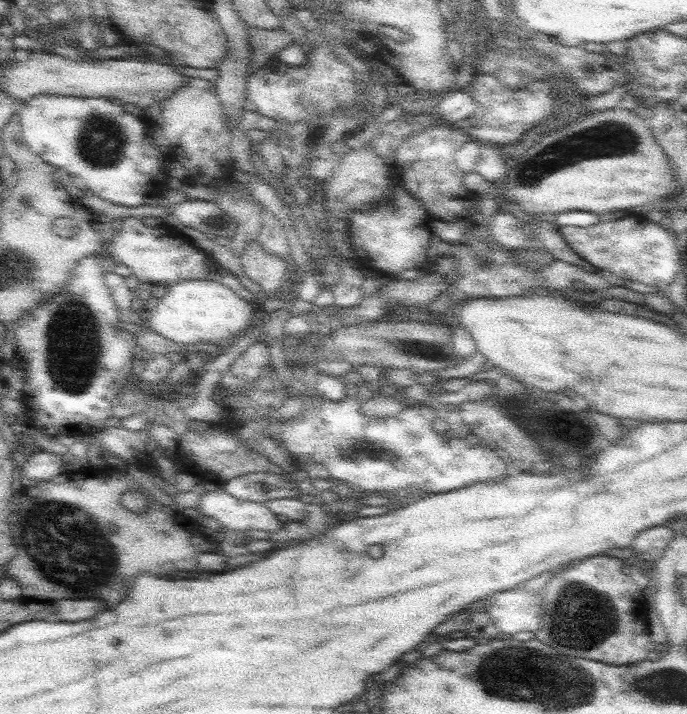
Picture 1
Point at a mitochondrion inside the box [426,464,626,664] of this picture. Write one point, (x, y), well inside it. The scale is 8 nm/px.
(590, 617)

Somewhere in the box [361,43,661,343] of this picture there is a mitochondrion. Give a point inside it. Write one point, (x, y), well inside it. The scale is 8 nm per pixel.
(604, 139)

